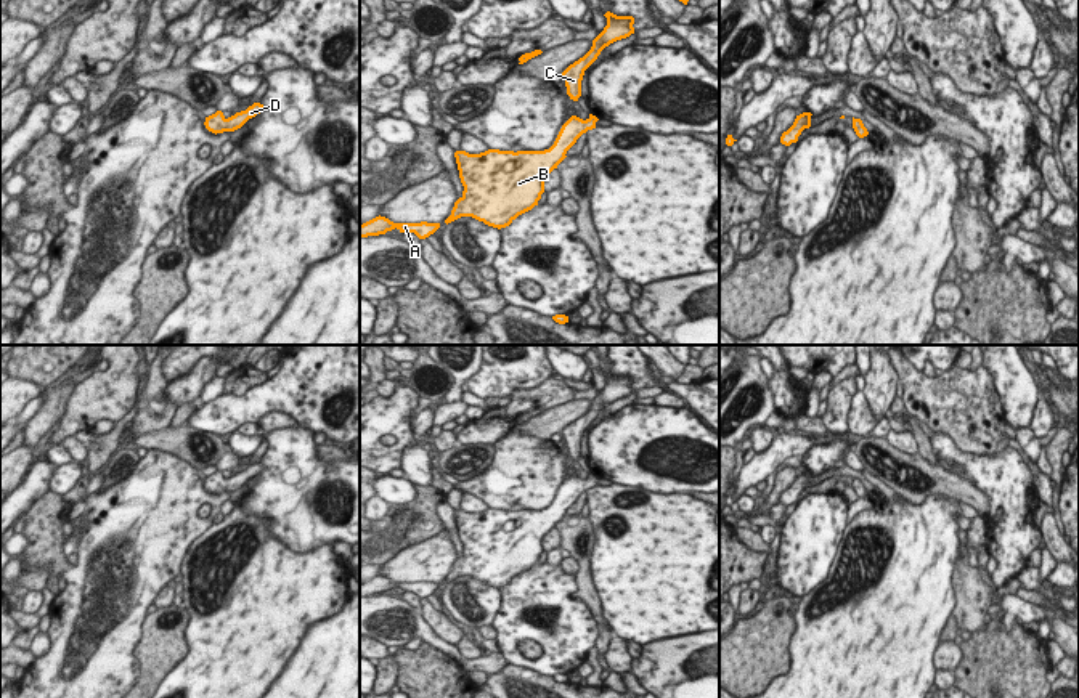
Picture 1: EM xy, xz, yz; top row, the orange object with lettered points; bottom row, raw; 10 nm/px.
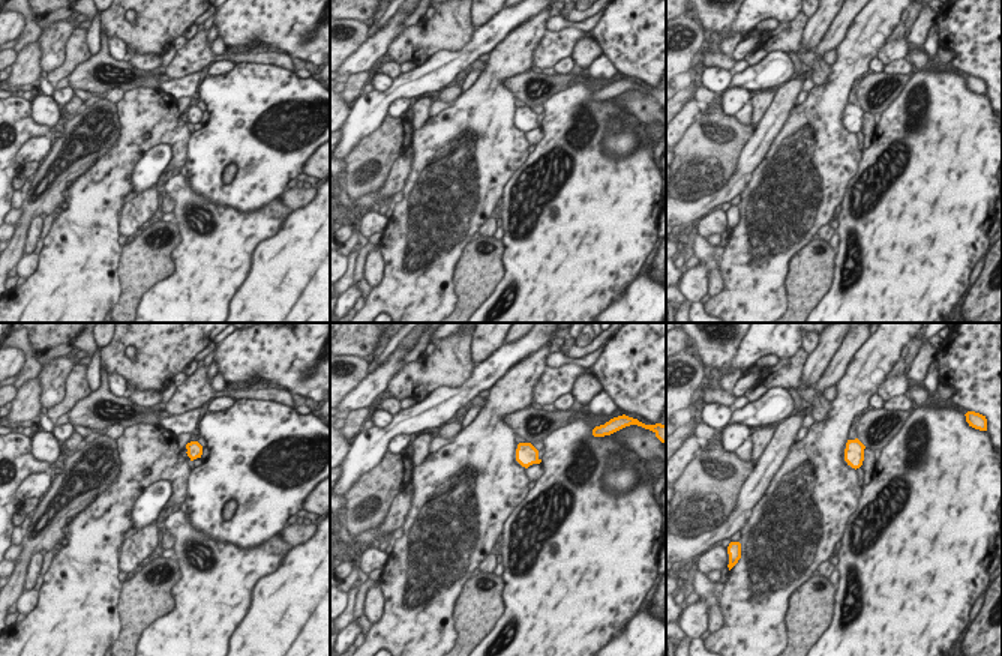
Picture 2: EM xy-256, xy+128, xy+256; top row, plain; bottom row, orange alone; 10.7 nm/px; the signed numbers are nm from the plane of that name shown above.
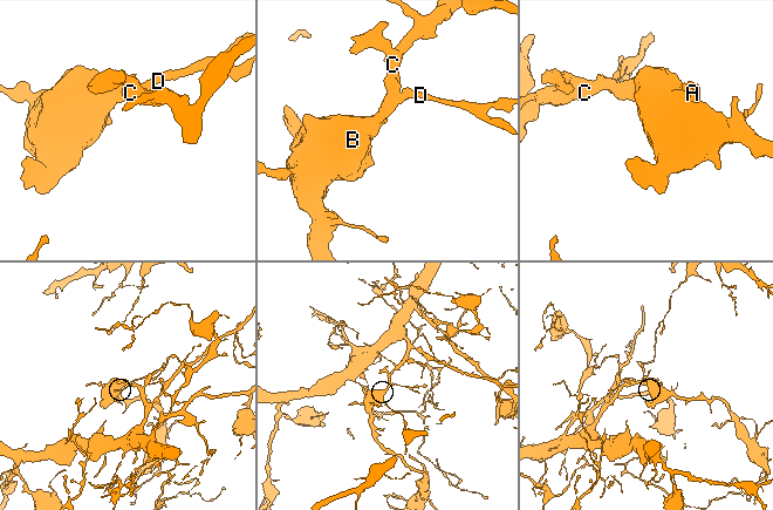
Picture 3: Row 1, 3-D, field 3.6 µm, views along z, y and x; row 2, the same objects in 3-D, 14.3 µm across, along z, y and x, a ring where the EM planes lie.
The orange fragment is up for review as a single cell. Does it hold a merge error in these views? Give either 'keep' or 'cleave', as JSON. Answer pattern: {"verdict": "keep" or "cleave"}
{"verdict": "keep"}

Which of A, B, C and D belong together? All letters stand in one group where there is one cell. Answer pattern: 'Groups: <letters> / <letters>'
Groups: A B C D.

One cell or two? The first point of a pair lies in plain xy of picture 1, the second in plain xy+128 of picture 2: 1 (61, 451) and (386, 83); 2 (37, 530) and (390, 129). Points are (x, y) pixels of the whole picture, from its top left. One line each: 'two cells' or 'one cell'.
1: one cell
2: one cell

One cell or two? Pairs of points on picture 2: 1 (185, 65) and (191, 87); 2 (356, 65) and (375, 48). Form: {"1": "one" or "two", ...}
{"1": "two", "2": "one"}

